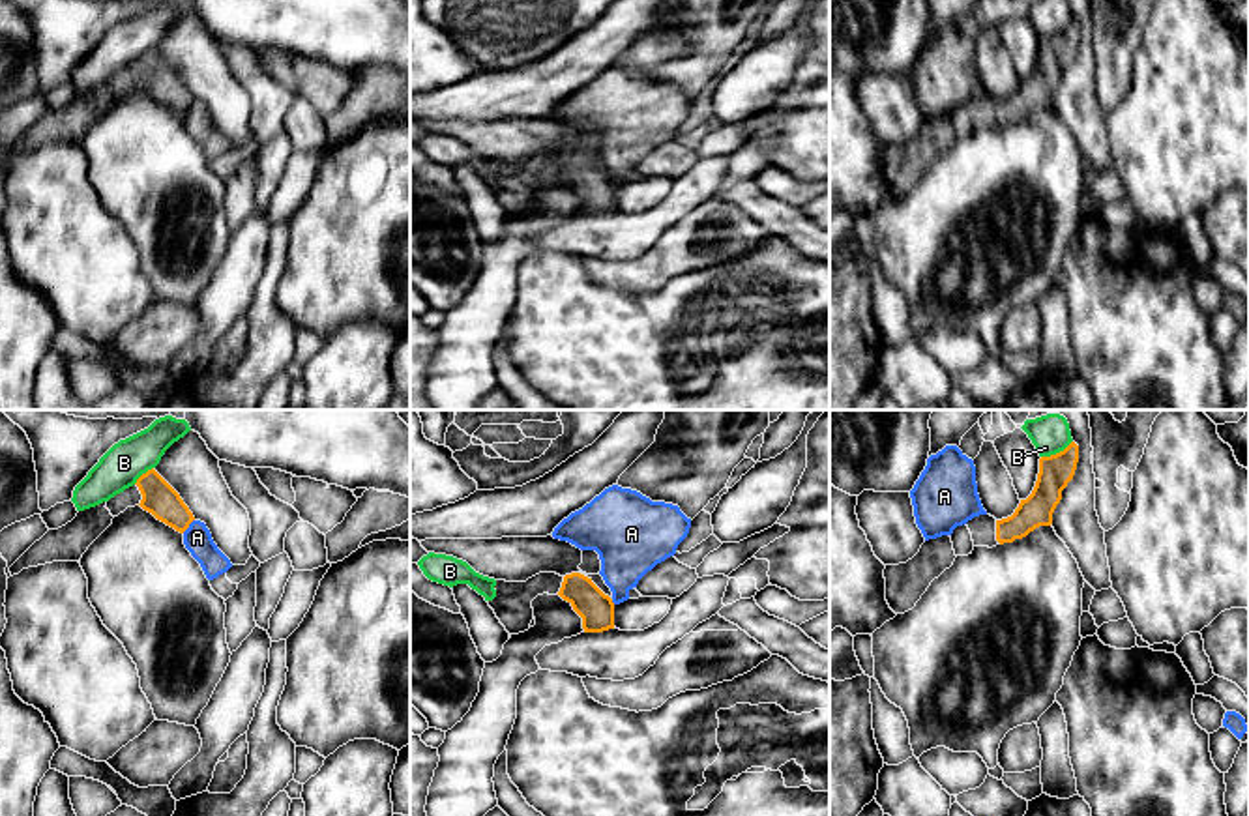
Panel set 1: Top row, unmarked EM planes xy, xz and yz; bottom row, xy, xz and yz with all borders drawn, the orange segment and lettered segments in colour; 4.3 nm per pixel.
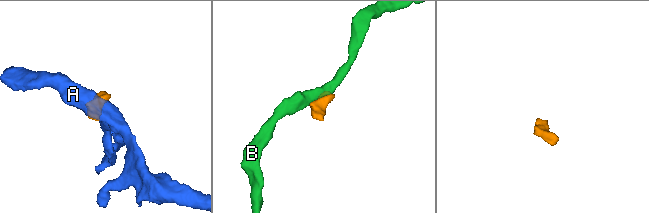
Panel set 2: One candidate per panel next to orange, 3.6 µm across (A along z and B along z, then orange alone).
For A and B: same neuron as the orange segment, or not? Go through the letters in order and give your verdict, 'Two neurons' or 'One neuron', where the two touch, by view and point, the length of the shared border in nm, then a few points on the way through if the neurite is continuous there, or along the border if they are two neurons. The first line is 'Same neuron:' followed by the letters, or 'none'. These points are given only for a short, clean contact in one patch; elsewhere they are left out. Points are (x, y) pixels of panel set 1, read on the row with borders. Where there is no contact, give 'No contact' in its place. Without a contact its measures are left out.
Same neuron: none
A: Two neurons. Touches orange at xy (188, 526). Shared border 80 nm. Boundary: xy (193, 519), (182, 532)
B: Two neurons. Touches orange at yz (1057, 453). Shared border 150 nm. Boundary: yz (1072, 440), (1062, 450), (1042, 457)

